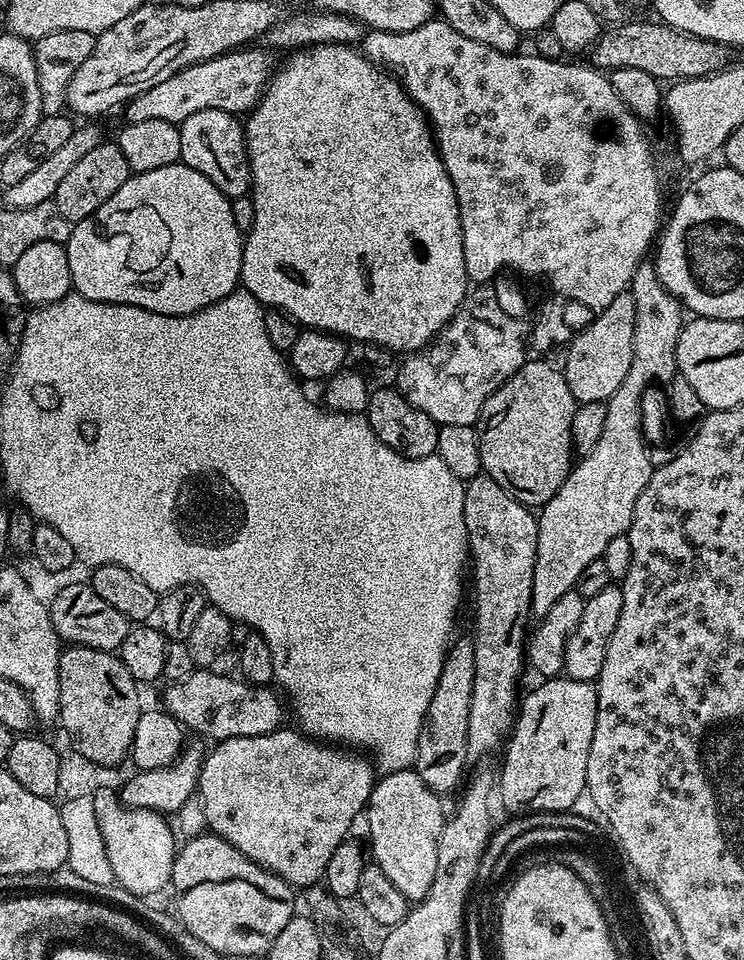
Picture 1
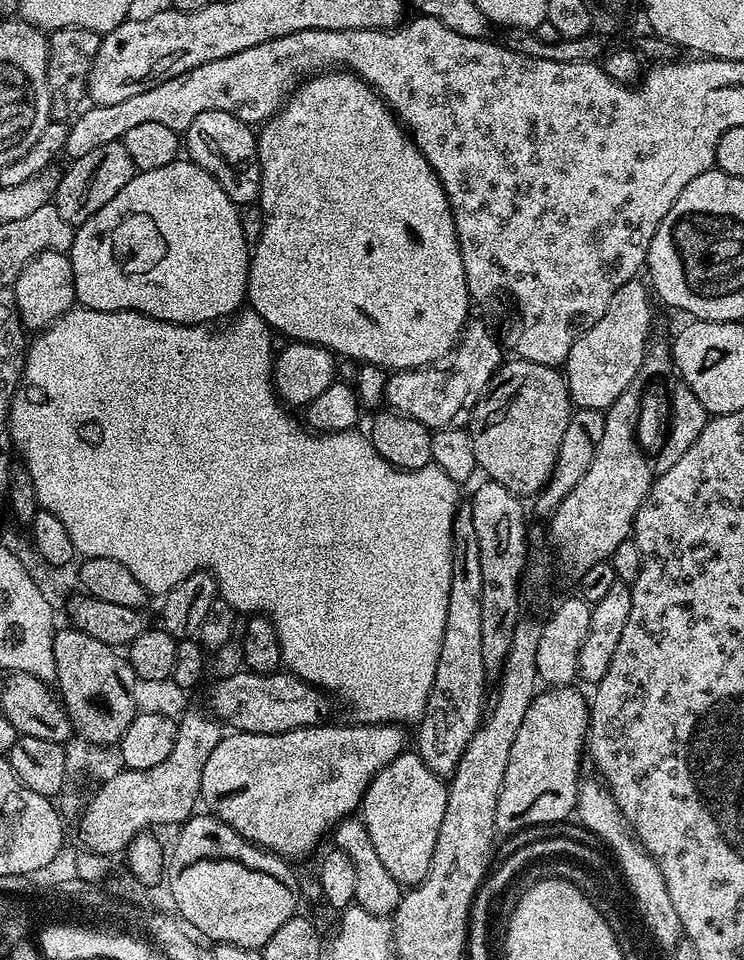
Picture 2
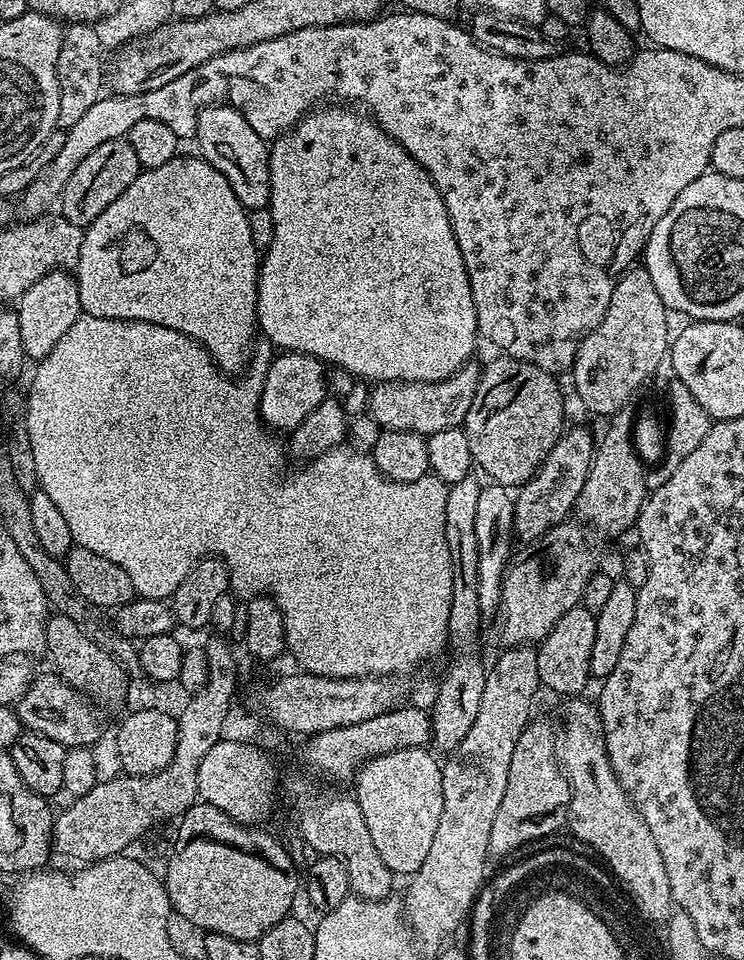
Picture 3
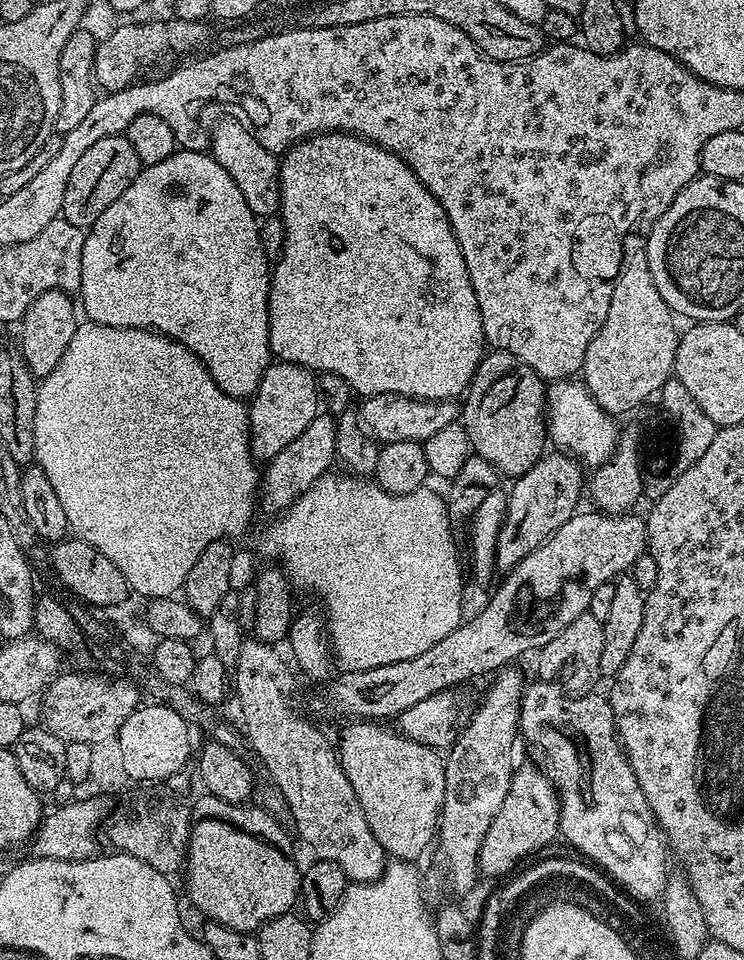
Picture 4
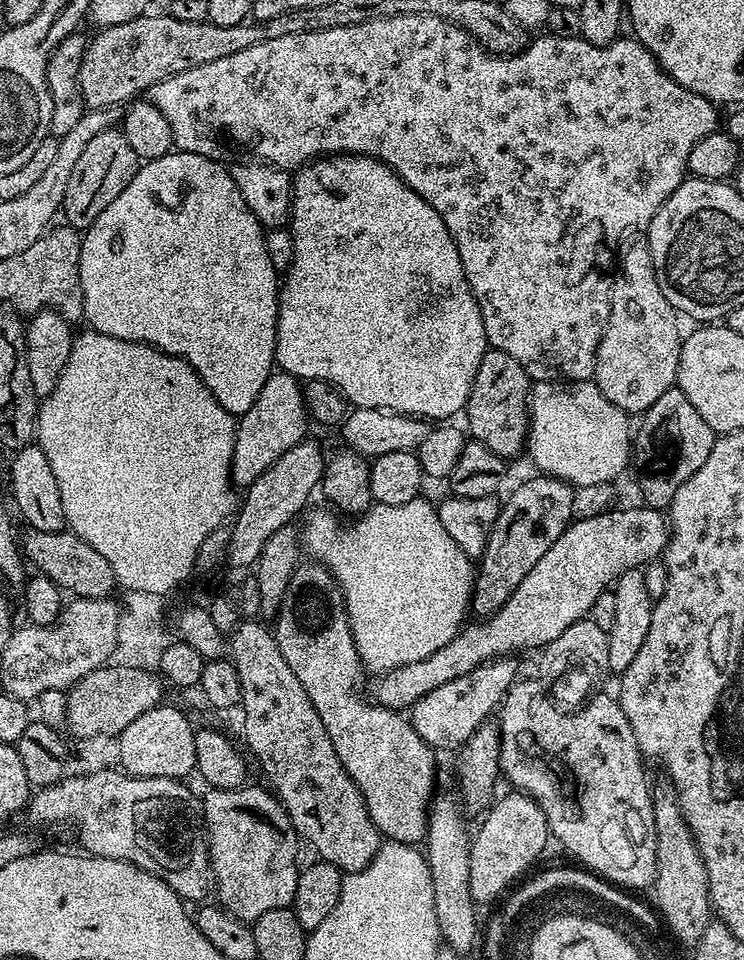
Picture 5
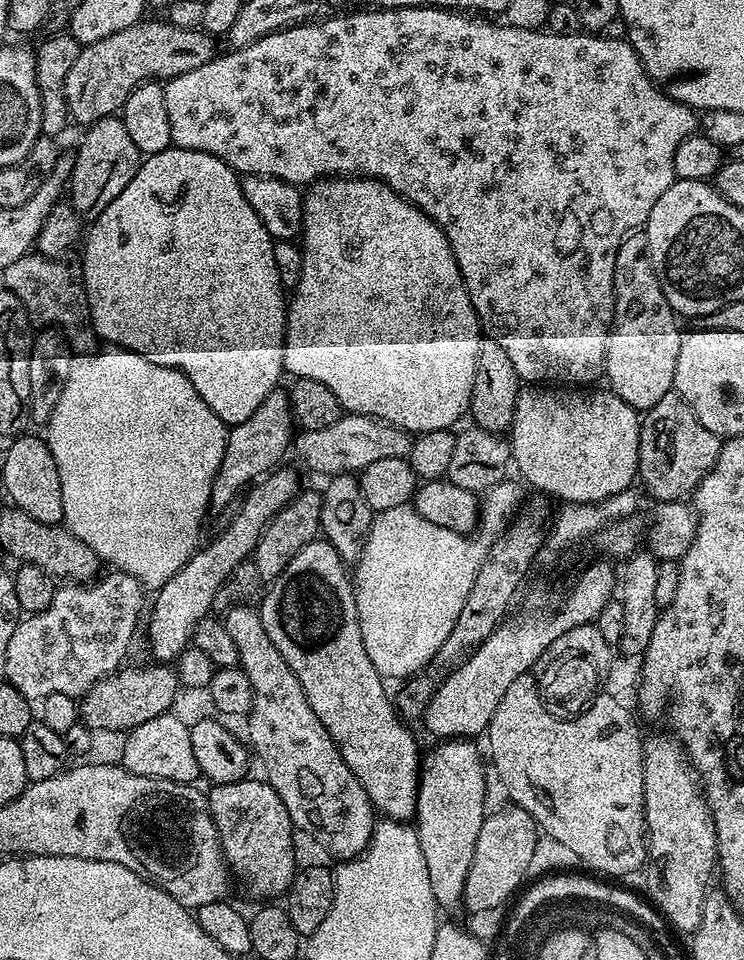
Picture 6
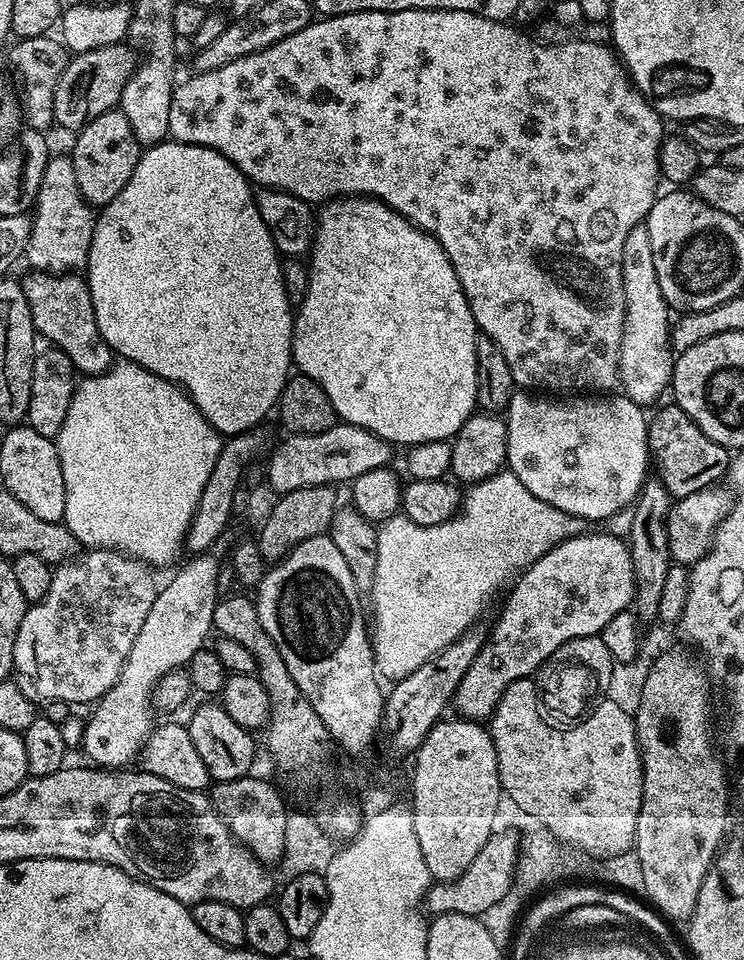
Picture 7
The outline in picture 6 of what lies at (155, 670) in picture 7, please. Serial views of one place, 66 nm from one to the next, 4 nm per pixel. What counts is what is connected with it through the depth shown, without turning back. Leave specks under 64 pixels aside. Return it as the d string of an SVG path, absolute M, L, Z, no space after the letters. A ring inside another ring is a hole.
M277 467L255 486L249 487L243 495L242 514L230 526L217 531L208 545L205 543L197 547L196 553L184 563L182 570L178 570L178 574L174 574L174 578L170 578L155 593L156 601L150 604L152 617L148 620L155 661L175 661L180 651L193 643L197 624L213 611L212 603L218 588L230 580L236 569L251 557L268 523L301 491L299 478L284 467Z

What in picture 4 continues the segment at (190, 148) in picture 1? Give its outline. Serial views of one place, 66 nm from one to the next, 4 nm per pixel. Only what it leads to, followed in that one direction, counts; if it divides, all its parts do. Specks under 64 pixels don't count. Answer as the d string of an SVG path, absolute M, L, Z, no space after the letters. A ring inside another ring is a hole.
M243 119L220 120L210 132L210 155L216 159L218 166L234 178L238 190L242 190L242 198L246 198L246 206L257 218L277 215L280 211L280 161L277 153L266 150L262 142L258 142L255 132Z

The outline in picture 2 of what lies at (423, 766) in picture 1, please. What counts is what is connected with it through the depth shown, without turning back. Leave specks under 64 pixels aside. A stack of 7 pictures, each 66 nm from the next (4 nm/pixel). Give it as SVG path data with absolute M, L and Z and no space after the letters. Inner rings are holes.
M464 502L457 507L454 518L452 519L452 561L450 562L450 606L446 606L446 630L442 634L442 646L438 654L438 666L434 674L434 682L432 689L428 695L428 701L424 707L424 714L418 721L420 729L416 732L415 751L422 758L422 762L426 762L426 766L430 771L438 777L451 777L453 770L458 766L458 762L462 758L462 754L466 750L466 746L470 742L470 738L475 734L476 729L482 723L482 709L484 704L484 682L490 678L490 673L486 670L482 662L482 550L478 550L478 533L474 530L474 514L472 513L471 503Z

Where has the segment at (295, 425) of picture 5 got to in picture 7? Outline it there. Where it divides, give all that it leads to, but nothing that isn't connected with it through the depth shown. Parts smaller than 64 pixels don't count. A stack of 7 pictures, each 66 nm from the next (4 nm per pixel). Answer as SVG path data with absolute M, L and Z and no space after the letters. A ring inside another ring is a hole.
M260 430L243 432L240 436L230 436L223 441L218 462L214 462L214 470L210 470L210 479L202 489L202 498L198 498L198 510L192 515L188 527L186 548L192 554L199 554L215 549L216 539L228 528L228 519L233 519L231 503L237 482L244 474L245 468L257 459L256 456L264 448L264 436Z

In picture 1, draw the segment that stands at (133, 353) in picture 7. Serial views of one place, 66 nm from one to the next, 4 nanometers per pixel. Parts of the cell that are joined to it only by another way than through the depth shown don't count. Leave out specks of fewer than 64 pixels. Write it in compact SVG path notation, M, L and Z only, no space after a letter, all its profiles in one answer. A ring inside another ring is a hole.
M182 162L170 166L158 166L158 170L146 170L129 175L128 181L111 198L102 202L102 206L98 206L98 210L94 210L94 214L90 214L90 218L82 218L78 223L72 225L72 233L66 247L70 258L70 274L75 295L85 296L87 300L94 302L138 306L142 310L150 310L154 314L166 314L167 316L185 316L194 314L203 308L209 308L210 305L226 298L226 294L236 291L240 284L244 236L234 223L231 206L231 199L224 196L222 190L218 190L218 186L214 186L214 182L210 182L210 178L206 178L206 174L198 174L198 170L194 170Z

